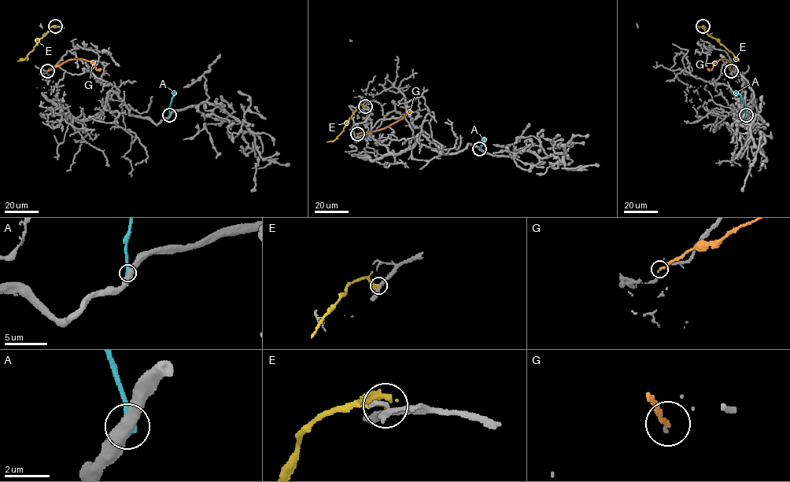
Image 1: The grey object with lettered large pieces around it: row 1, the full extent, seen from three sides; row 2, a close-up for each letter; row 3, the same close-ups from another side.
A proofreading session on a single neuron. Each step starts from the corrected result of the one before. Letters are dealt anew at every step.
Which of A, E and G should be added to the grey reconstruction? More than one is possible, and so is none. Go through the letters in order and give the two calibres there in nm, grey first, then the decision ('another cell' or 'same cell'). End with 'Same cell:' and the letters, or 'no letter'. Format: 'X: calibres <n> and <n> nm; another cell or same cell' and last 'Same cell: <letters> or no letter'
A: calibres 550 and 440 nm; another cell
E: calibres 260 and 320 nm; another cell
G: calibres 80 and 170 nm; another cell
Same cell: no letter

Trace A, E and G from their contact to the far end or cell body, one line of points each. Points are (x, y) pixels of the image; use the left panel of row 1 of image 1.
A: (169, 115), (175, 92)
E: (55, 27), (49, 28), (23, 60), (17, 60)
G: (47, 71), (76, 58), (90, 60), (97, 70), (101, 68)

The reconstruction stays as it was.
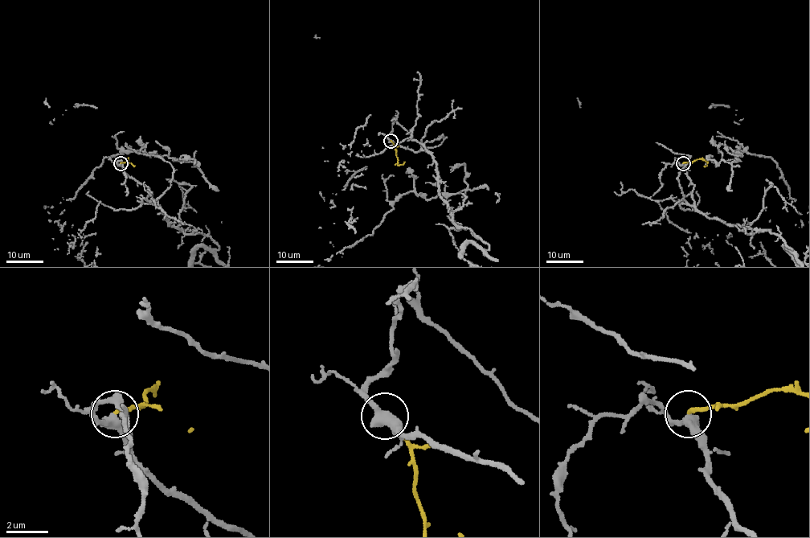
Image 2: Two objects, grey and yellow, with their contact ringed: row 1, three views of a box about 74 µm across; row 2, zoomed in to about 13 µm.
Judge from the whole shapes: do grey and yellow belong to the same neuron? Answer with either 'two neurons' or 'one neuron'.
one neuron

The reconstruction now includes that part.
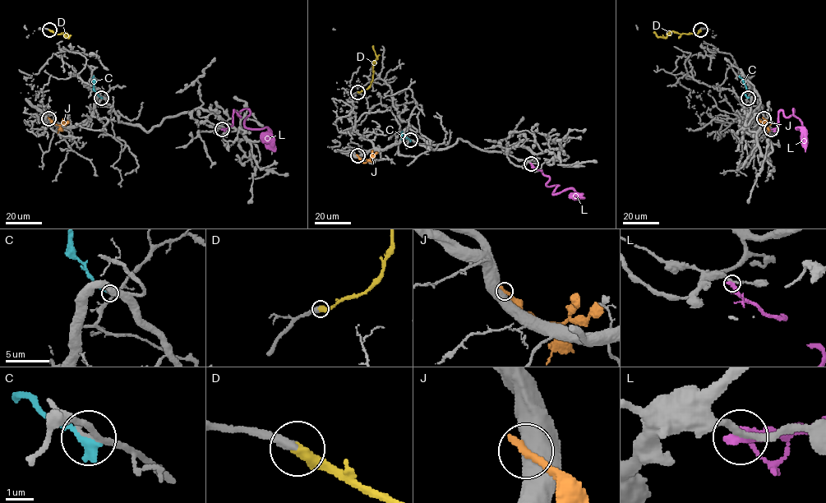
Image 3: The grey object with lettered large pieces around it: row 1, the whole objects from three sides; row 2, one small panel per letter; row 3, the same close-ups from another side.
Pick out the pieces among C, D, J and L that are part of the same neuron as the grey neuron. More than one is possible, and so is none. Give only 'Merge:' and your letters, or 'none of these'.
Merge: D

